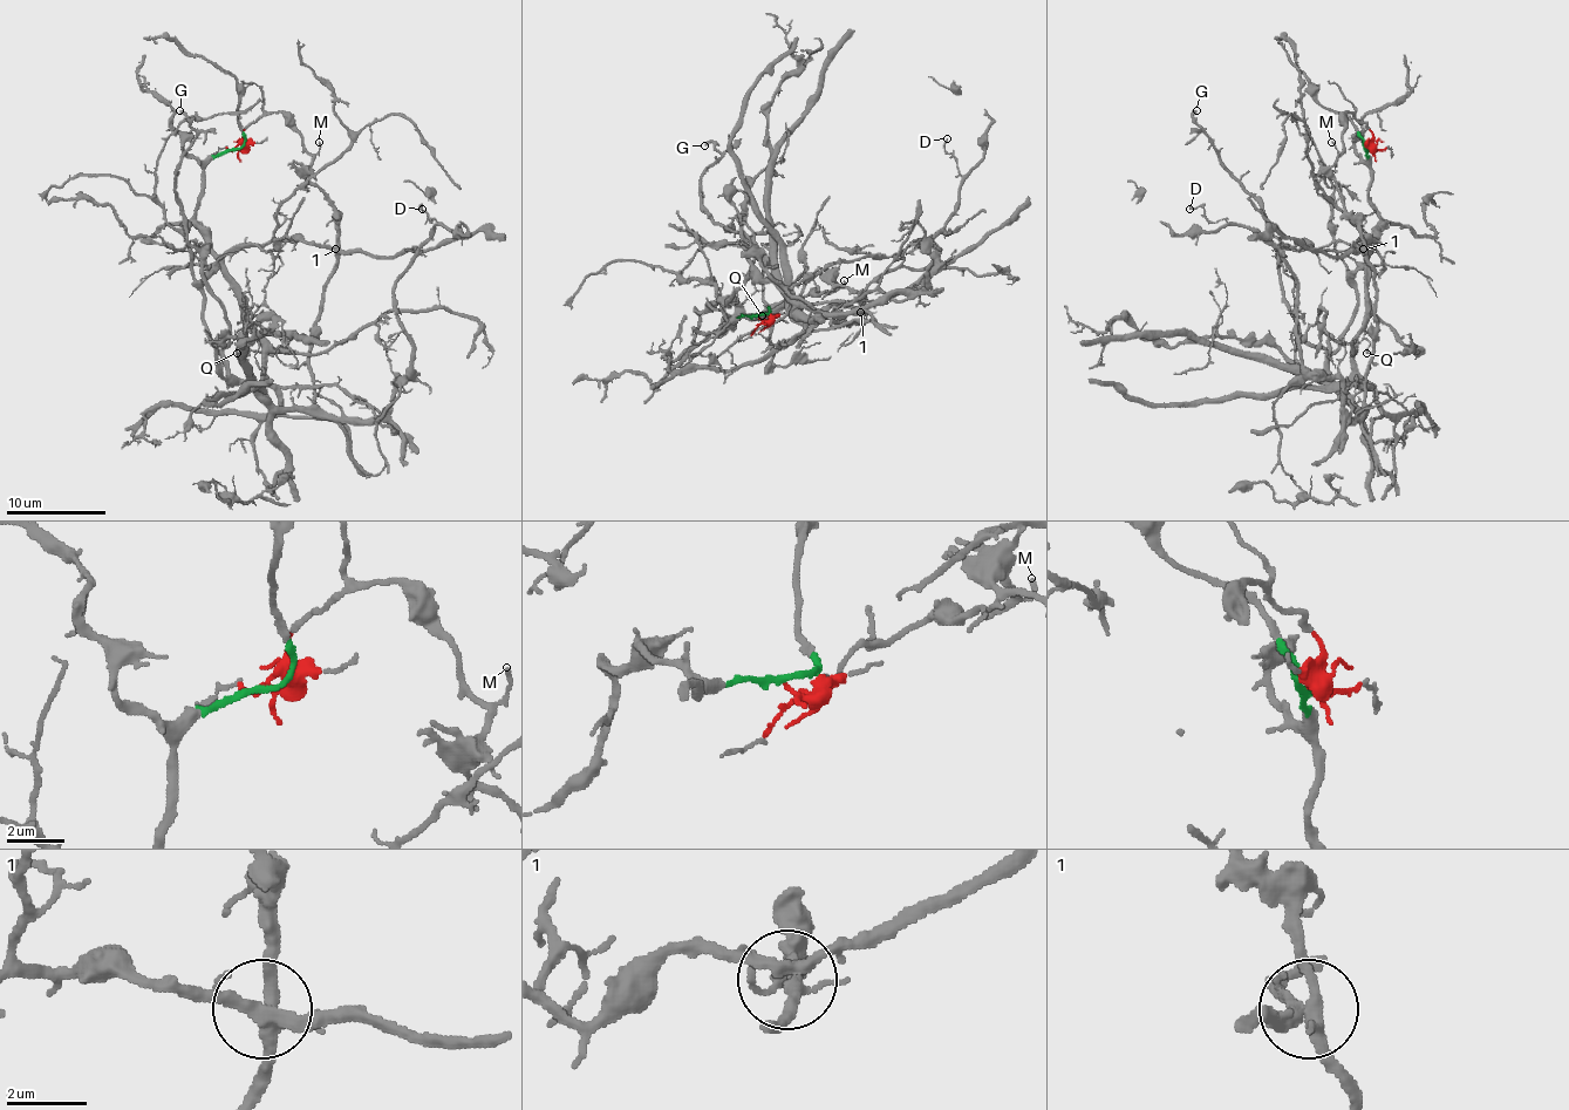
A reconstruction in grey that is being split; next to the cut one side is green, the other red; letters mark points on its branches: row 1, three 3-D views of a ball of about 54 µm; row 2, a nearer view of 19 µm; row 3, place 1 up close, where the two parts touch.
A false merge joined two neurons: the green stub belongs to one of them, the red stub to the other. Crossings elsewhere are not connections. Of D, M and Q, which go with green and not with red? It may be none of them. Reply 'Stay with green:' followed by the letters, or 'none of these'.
Stay with green: Q

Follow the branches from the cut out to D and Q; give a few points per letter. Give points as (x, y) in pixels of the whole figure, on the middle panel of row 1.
D: (758, 317), (833, 279), (860, 307), (840, 325), (920, 290), (938, 252), (920, 245), (962, 185), (947, 138)
Q: (758, 317), (727, 317), (722, 329), (739, 317), (769, 314), (762, 312), (762, 319), (762, 314)

